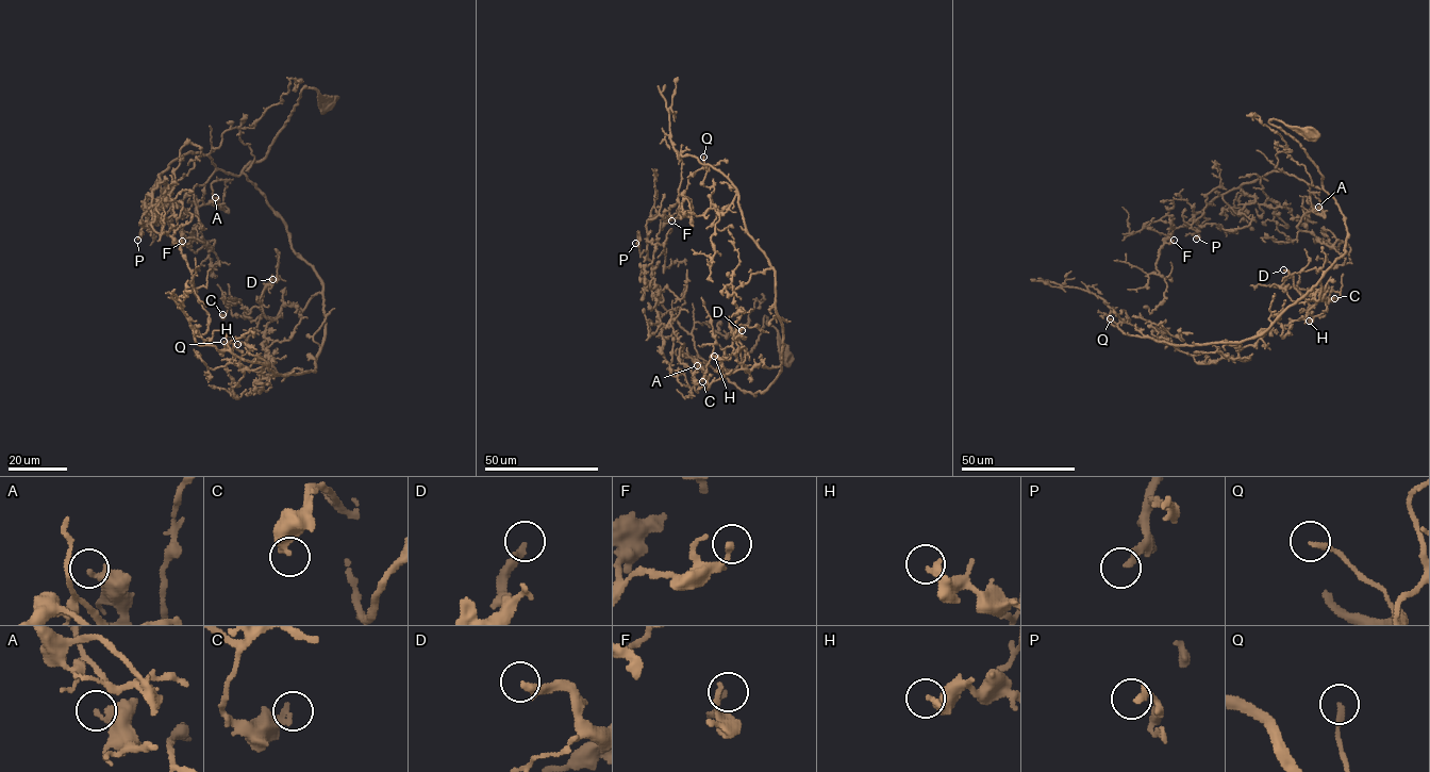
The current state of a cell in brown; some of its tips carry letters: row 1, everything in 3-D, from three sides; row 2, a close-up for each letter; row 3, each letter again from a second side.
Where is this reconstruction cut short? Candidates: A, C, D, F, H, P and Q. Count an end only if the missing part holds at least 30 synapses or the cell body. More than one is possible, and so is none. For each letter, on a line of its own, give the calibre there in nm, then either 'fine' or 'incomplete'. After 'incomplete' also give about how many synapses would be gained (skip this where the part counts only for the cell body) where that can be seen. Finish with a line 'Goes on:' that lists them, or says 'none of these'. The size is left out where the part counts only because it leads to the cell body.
A: 360 nm thick; fine
C: 380 nm thick; fine
D: 320 nm thick; fine
F: 200 nm thick; fine
H: 320 nm thick; fine
P: 240 nm thick; fine
Q: 220 nm thick; fine
Goes on: none of these

